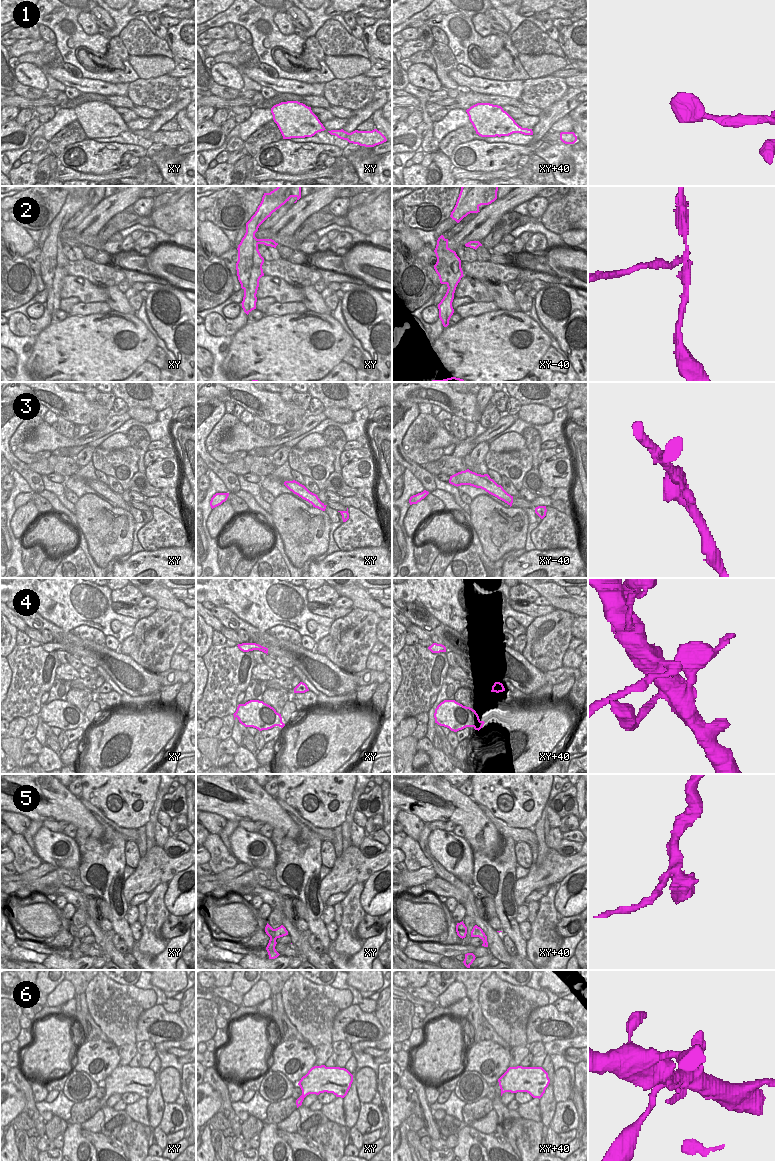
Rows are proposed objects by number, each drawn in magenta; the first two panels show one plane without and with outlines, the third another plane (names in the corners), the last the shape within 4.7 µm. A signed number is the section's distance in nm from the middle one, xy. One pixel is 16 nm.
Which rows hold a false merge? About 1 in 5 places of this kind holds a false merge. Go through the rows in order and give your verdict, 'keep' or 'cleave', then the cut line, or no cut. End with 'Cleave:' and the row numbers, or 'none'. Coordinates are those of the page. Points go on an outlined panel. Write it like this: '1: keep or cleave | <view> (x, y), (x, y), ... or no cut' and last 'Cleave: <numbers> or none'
1: keep | no cut
2: cleave | xy (256, 239), (259, 243)
3: keep | no cut
4: cleave | xy (262, 646), (266, 652)
5: keep | no cut
6: keep | no cut
Cleave: 2, 4

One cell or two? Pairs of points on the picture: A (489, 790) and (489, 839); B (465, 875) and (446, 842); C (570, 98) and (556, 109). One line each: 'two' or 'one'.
A: two
B: one
C: one

